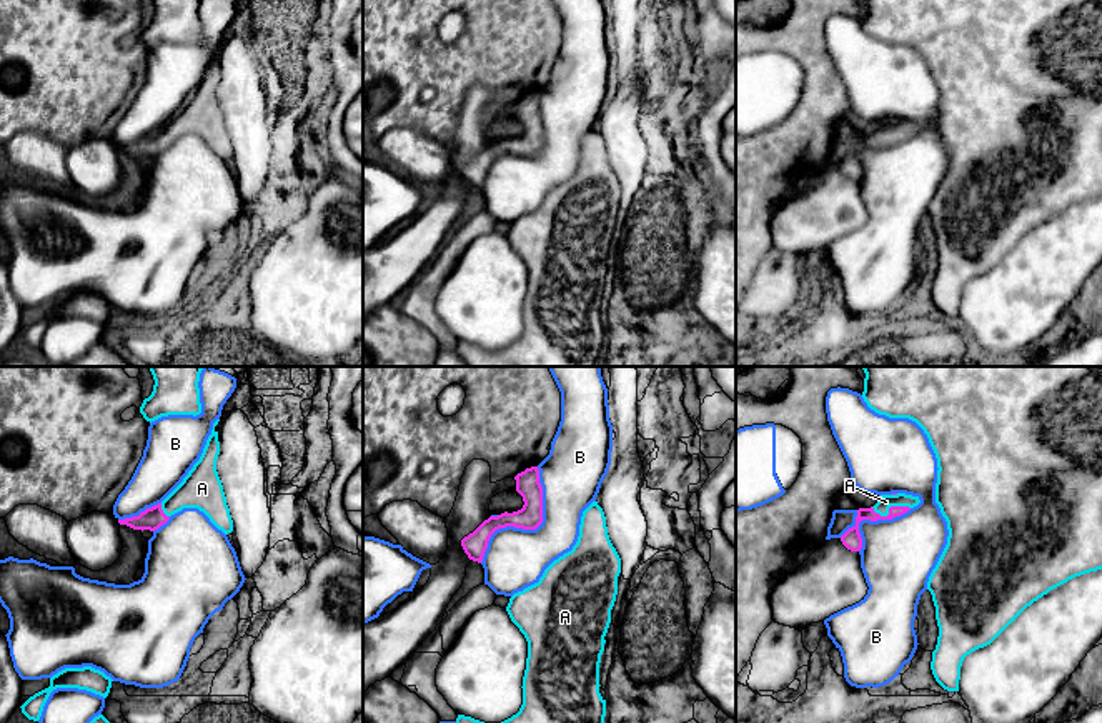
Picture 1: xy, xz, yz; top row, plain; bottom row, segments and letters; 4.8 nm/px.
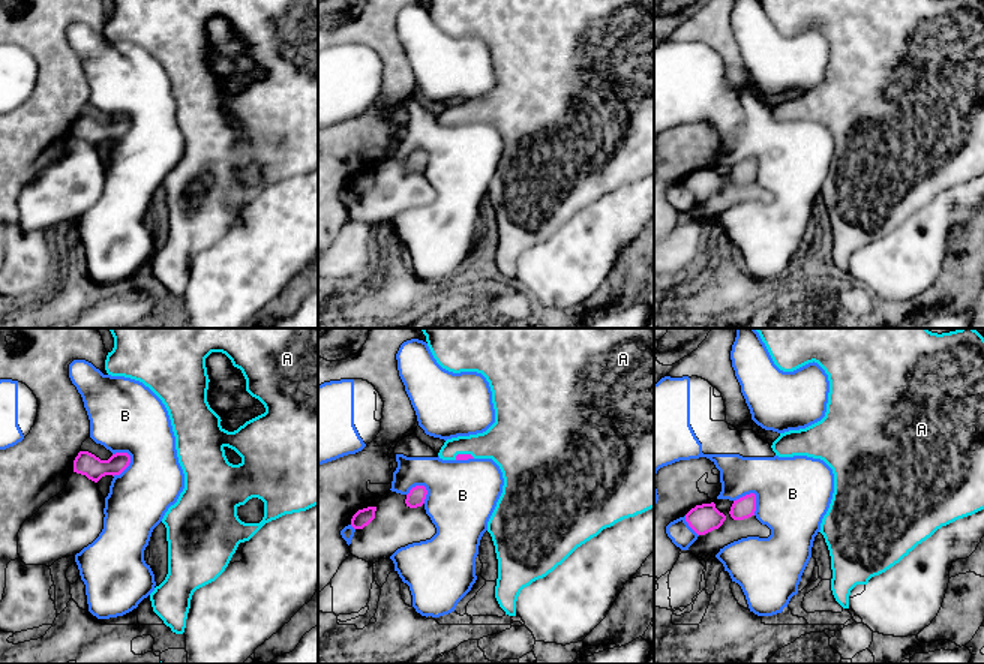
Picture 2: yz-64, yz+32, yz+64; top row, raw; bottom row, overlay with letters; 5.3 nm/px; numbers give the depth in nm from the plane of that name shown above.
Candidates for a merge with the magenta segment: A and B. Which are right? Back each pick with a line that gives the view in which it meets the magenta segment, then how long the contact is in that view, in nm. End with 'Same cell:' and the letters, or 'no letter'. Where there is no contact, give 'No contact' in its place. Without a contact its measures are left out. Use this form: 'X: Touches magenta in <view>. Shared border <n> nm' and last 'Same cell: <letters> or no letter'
A: Touches magenta in yz. Shared border 190 nm
Same cell: A

